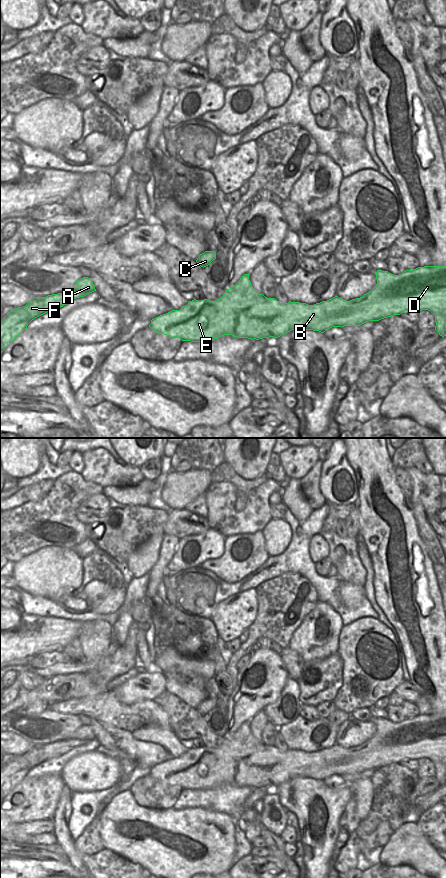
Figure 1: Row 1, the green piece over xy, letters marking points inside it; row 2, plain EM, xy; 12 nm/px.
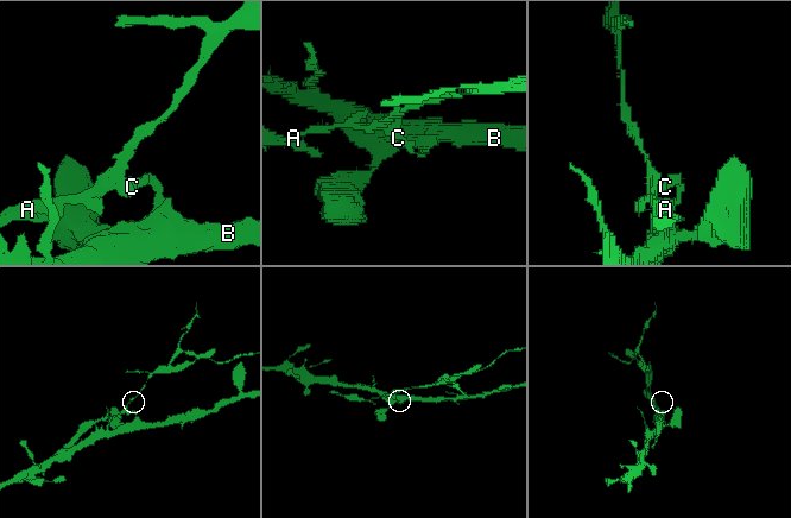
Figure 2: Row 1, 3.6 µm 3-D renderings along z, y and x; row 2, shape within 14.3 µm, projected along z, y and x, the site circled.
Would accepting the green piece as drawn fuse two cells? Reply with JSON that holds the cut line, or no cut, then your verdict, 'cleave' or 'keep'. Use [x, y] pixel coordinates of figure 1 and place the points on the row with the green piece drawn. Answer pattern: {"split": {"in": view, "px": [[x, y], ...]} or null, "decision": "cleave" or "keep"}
{"split": {"in": "xy", "px": [[215, 255], [212, 259]]}, "decision": "cleave"}

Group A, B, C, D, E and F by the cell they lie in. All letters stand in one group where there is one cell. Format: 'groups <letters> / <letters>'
groups A C F / B D E

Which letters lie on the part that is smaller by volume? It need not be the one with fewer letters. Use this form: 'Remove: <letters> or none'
Remove: A, C, F

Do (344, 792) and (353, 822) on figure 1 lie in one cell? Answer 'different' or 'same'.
different

